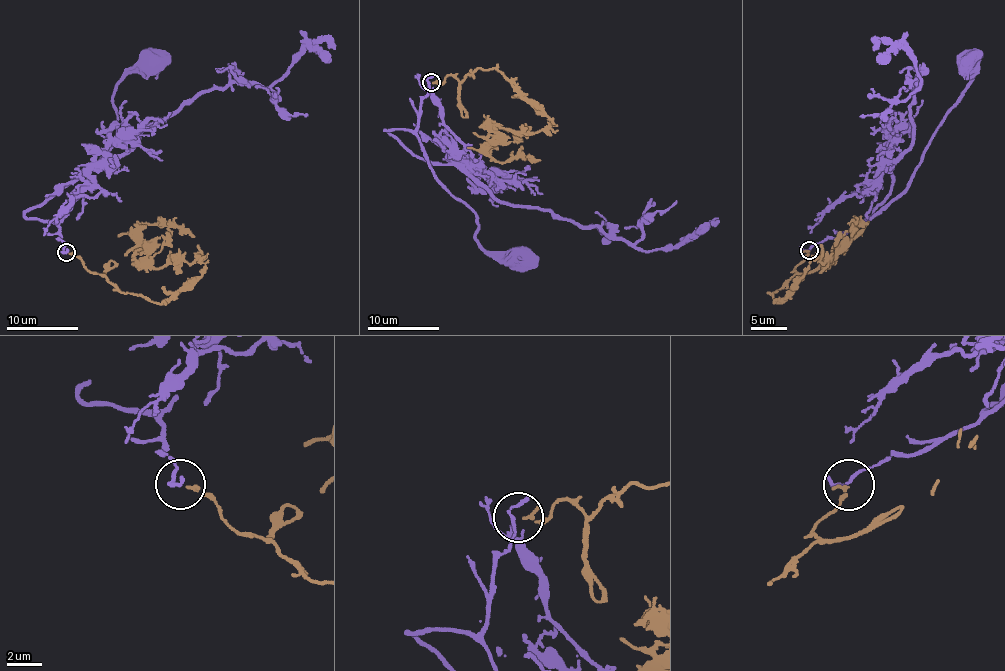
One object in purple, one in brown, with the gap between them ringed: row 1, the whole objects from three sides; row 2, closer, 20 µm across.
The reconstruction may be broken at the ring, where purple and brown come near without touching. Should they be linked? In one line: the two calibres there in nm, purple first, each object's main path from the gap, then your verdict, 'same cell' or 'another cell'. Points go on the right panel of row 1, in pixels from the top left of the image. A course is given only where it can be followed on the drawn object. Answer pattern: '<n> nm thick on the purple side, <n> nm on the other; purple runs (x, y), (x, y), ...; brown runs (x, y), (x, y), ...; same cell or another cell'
160 nm thick on the purple side, 200 nm on the other; purple runs (809, 250), (864, 224), (907, 187), (966, 85), (968, 57); brown runs (808, 251), (771, 293), (780, 303), (813, 260), (828, 267), (866, 224), (852, 226), (852, 237); same cell

